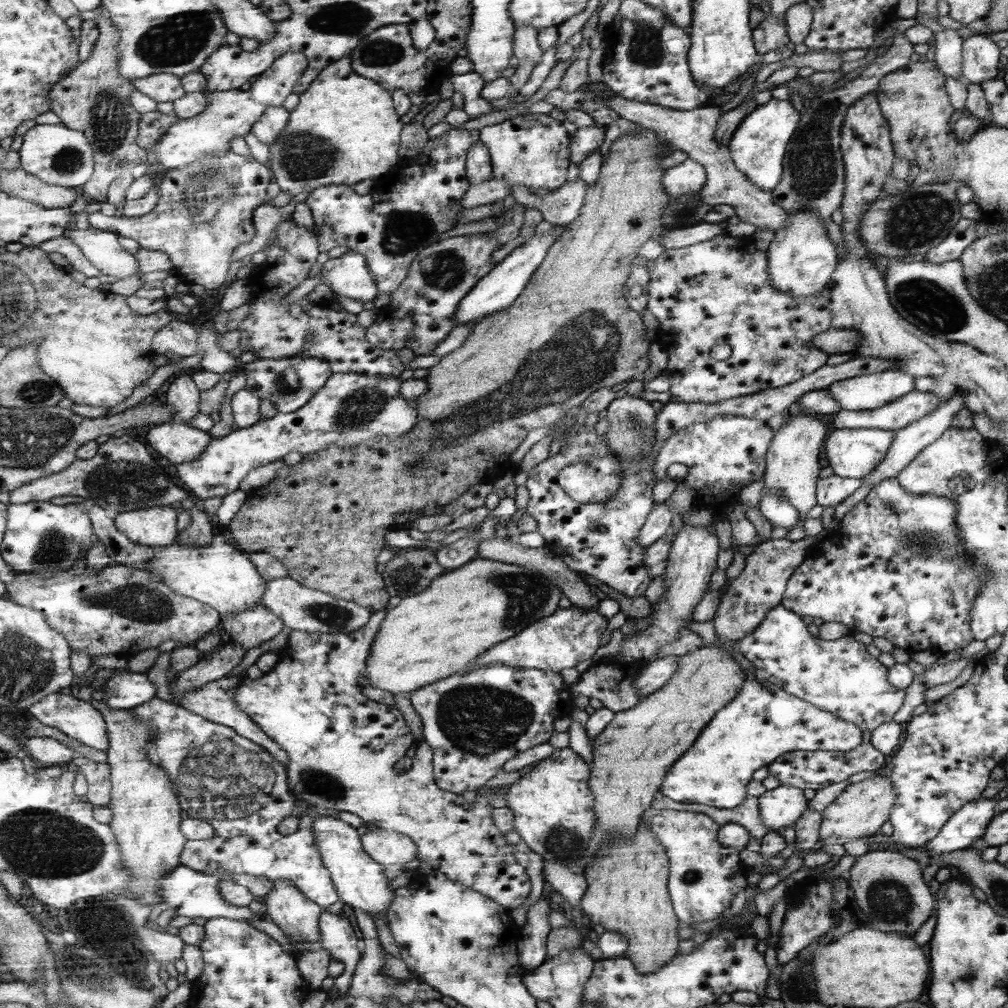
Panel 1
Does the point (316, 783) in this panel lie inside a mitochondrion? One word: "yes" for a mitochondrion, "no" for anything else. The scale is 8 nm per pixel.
yes

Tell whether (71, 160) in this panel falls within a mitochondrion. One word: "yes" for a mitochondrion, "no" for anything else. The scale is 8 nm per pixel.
yes

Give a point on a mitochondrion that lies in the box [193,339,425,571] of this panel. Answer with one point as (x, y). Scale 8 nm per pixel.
(364, 406)

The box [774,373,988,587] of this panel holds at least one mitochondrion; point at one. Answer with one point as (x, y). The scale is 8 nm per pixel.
(922, 543)

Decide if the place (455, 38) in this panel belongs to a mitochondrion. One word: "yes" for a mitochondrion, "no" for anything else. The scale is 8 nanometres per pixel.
no

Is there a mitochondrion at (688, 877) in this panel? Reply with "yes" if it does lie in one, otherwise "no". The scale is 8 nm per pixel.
yes

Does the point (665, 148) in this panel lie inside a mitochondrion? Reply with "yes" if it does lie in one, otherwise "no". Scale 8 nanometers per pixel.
no

